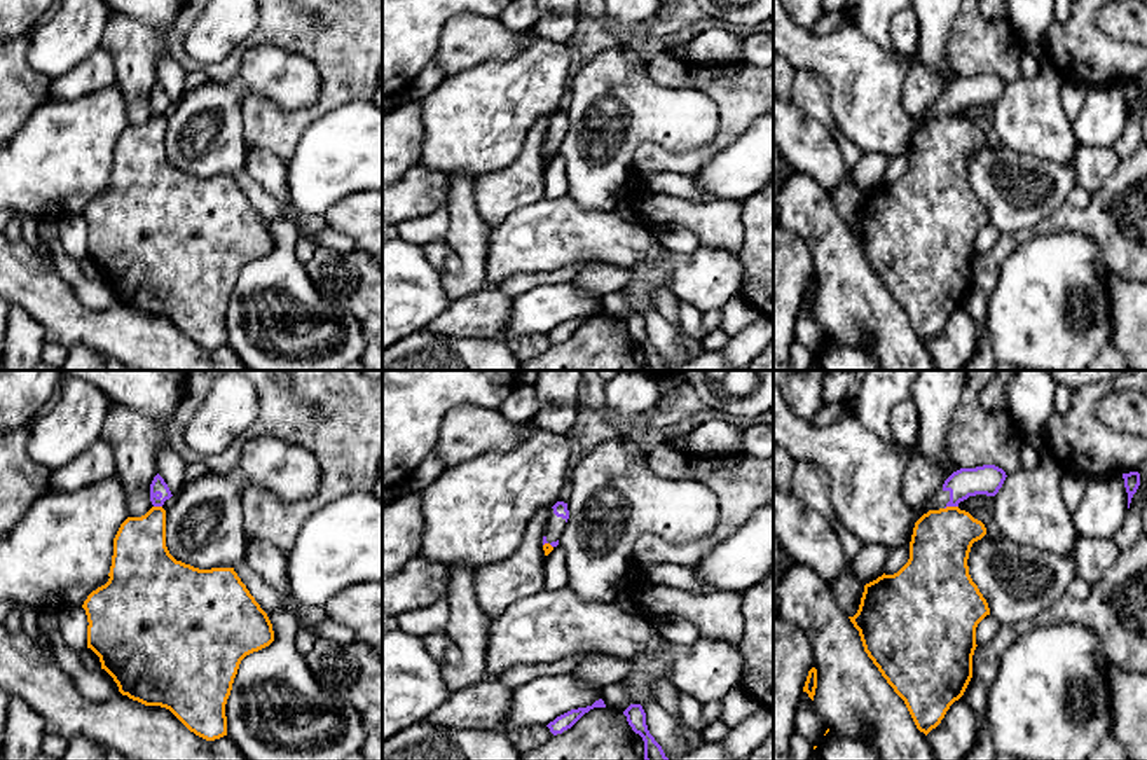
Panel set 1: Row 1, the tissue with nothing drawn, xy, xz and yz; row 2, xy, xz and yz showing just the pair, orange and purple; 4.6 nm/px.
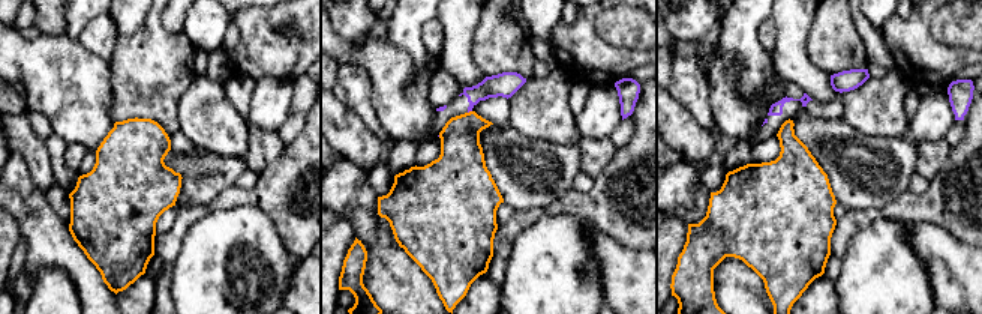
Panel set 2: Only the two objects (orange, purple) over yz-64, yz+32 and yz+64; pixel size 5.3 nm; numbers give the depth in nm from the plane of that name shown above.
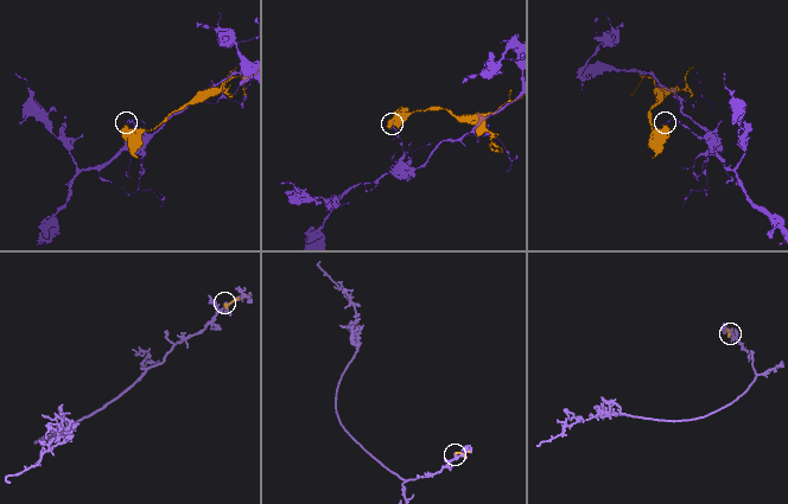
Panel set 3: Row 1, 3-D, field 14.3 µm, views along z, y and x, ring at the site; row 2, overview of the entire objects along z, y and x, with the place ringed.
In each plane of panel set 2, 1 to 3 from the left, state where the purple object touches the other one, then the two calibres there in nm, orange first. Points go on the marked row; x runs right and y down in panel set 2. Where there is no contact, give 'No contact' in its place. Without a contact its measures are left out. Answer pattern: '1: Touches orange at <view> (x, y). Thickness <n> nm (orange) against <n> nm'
1: No contact
2: Touches orange at yz+32 (470, 111). Thickness 220 nm (orange) against 140 nm
3: No contact

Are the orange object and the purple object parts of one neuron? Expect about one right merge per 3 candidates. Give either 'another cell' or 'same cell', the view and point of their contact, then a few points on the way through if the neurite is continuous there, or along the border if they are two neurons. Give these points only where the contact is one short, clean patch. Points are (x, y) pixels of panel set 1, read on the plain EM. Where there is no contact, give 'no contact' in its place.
another cell | yz (950, 116) | along yz (957, 114), (945, 117)

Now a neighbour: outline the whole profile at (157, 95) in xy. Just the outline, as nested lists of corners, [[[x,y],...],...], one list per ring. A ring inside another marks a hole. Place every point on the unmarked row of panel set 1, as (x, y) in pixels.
[[[157,82],[150,93],[150,110],[154,115],[162,115],[166,108],[169,108],[173,103],[164,91],[164,87]]]

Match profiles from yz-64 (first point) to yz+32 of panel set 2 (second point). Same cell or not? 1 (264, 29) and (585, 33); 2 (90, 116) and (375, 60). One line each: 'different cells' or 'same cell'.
1: same cell
2: same cell

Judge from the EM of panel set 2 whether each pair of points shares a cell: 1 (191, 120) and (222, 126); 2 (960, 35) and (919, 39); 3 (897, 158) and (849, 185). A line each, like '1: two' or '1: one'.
1: one
2: two
3: one

